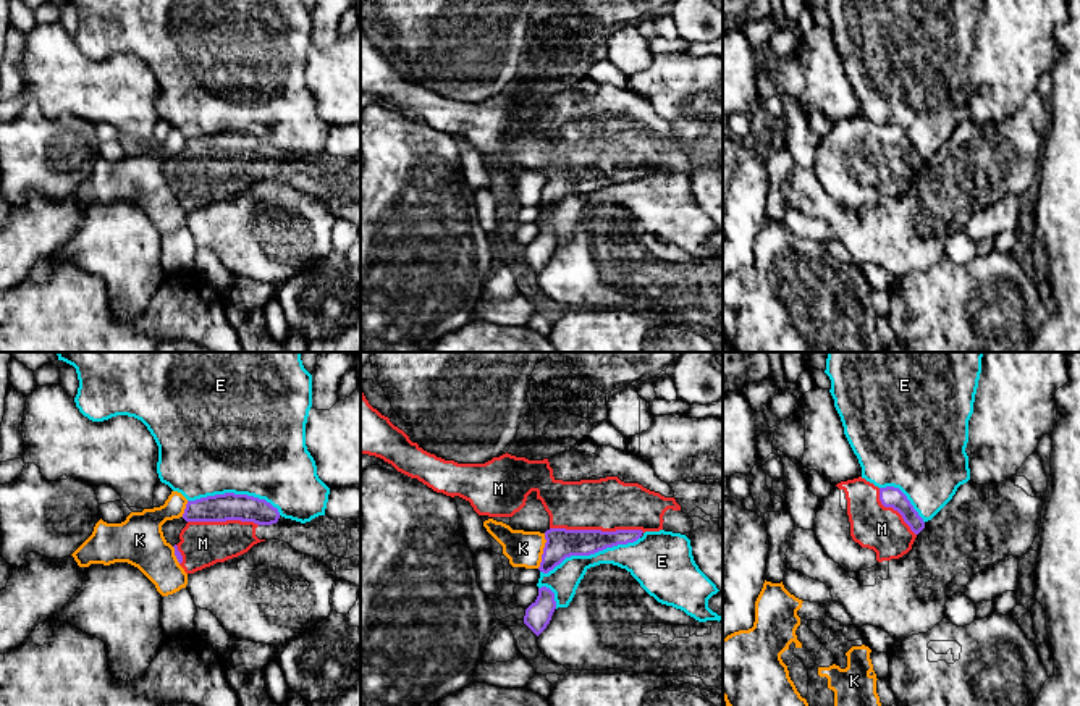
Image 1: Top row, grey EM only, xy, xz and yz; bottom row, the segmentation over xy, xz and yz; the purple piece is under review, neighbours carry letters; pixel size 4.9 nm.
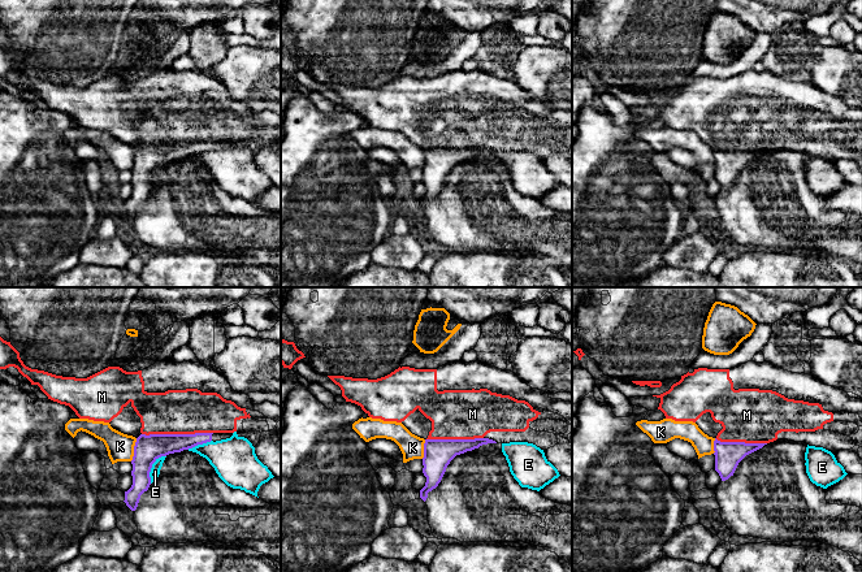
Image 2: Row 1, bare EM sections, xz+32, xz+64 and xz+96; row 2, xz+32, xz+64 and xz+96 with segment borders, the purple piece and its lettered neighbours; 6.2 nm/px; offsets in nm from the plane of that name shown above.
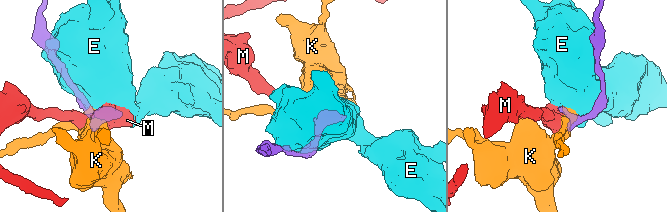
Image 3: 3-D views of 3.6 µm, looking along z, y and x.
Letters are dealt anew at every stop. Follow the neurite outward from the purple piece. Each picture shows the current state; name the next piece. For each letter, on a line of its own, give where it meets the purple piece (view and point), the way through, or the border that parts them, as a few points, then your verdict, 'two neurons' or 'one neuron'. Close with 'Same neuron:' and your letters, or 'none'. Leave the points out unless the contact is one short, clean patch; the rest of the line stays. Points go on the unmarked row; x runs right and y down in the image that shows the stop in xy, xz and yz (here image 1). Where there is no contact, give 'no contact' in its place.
E: meets purple in xz at (589, 193); two neurons
K: meets purple in xz at (544, 189); border along xz (545, 172), (542, 199), (537, 205); two neurons
M: meets purple in xz at (597, 168); one neuron
Same neuron: M

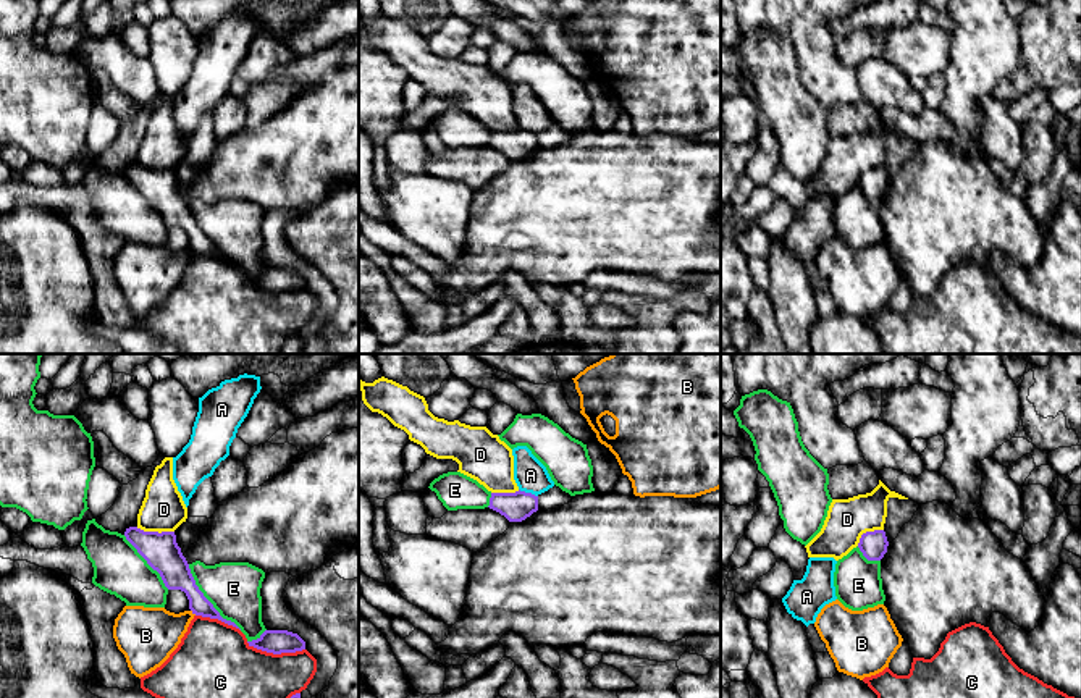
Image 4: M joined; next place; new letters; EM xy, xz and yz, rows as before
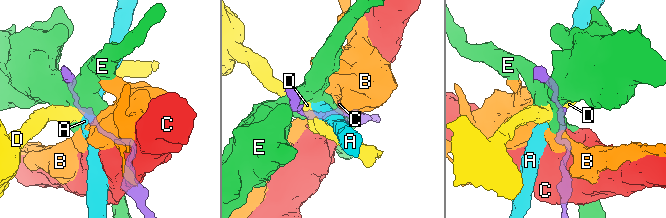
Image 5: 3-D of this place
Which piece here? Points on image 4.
A: meets purple in xz at (529, 131); two neurons
B: meets purple in xy at (194, 251); border along xy (191, 248), (196, 252); two neurons
C: meets purple in xy at (275, 291); two neurons
D: meets purple in xy at (155, 170); border along xy (136, 165), (146, 170), (173, 170); two neurons
E: meets purple in xy at (207, 238); two neurons
Same neuron: none

